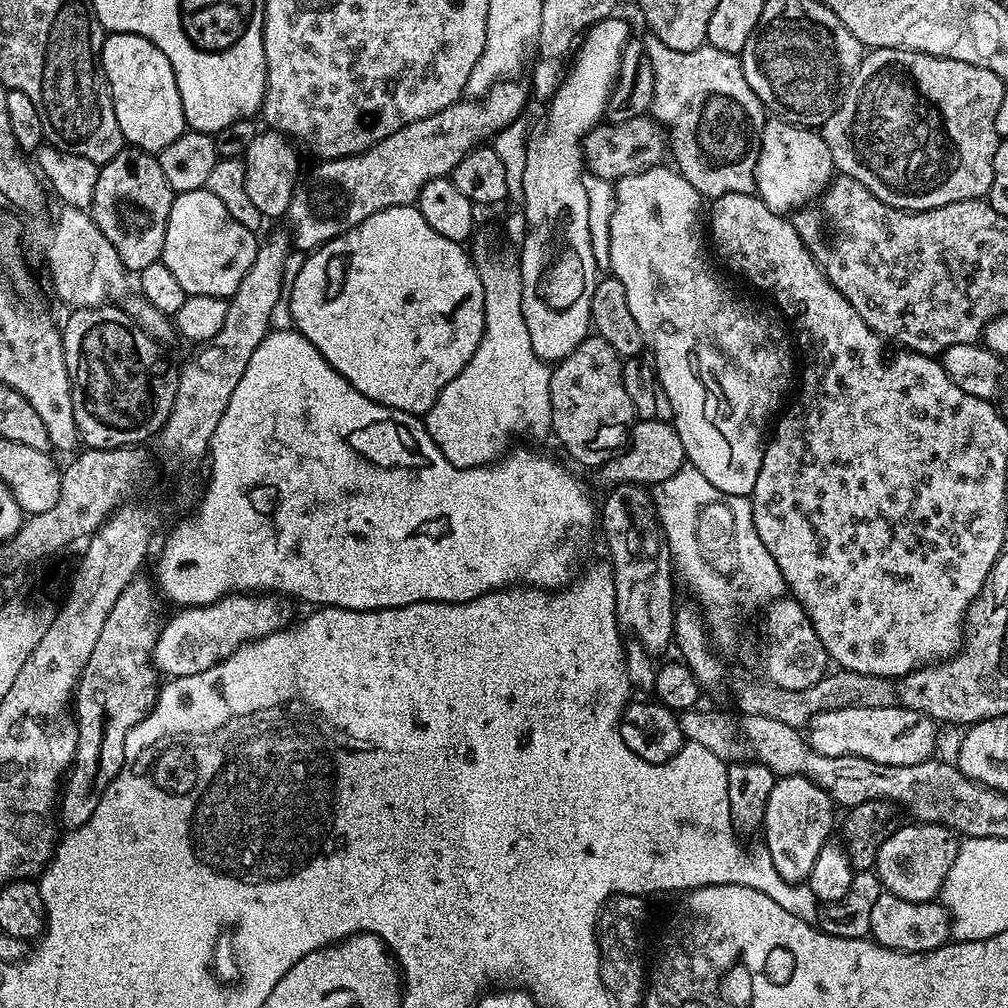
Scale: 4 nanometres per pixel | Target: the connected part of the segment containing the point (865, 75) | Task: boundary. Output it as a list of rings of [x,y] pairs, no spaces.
[[[874,48],[865,55],[858,70],[847,81],[843,89],[844,97],[839,97],[833,107],[830,118],[822,126],[822,135],[826,146],[830,146],[832,167],[839,175],[854,178],[854,182],[862,182],[874,198],[886,202],[895,208],[907,212],[925,212],[938,206],[950,206],[950,202],[978,200],[987,197],[992,188],[994,178],[994,154],[1002,137],[994,130],[994,114],[998,114],[998,102],[1002,102],[1002,94],[1006,90],[1005,81],[998,78],[990,69],[982,66],[970,66],[970,62],[958,62],[941,56],[931,56],[925,52],[911,52],[905,48]]]

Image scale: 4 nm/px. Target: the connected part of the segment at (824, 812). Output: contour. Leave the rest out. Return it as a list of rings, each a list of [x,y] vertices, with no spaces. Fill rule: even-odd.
[[[790,775],[777,779],[767,799],[762,833],[766,840],[764,847],[782,878],[792,884],[807,881],[819,851],[829,843],[830,834],[835,831],[834,811],[833,800],[808,776]]]

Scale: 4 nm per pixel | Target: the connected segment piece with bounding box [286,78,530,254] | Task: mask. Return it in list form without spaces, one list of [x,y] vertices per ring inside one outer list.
[[[512,78],[502,80],[475,102],[468,102],[472,104],[457,102],[438,110],[438,114],[430,114],[430,118],[410,122],[357,156],[316,162],[309,172],[307,169],[288,207],[286,223],[291,243],[308,254],[334,237],[343,236],[370,214],[394,206],[415,205],[428,180],[448,176],[467,152],[487,141],[487,136],[495,137],[507,124],[521,119],[520,111],[530,96],[525,85],[523,88],[516,82]]]

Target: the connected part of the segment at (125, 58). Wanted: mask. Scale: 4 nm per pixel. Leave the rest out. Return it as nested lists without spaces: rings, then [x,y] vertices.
[[[125,32],[105,35],[100,66],[108,79],[108,89],[112,91],[118,126],[131,147],[159,154],[163,148],[170,146],[170,142],[174,142],[174,138],[185,132],[182,96],[178,94],[174,68],[170,66],[170,58],[166,58],[154,42]]]

